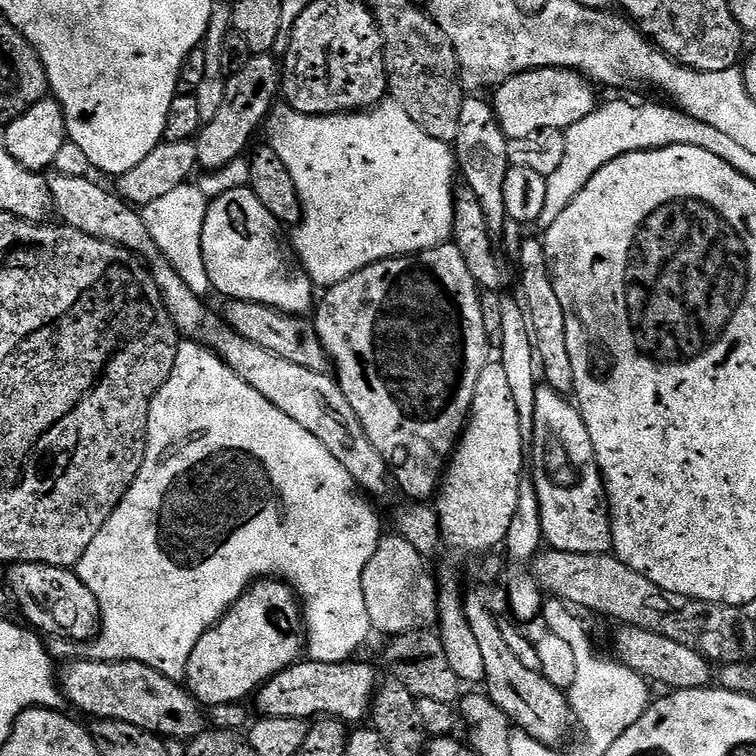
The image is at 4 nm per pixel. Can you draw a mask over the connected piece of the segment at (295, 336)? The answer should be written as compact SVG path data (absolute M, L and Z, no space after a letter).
M225 299L222 319L225 324L246 342L254 342L254 346L262 346L270 354L278 354L286 362L294 362L294 366L306 366L306 370L327 373L330 368L330 361L322 342L316 333L316 325L311 319L304 316L291 316L289 312L279 312L270 306L262 306L258 302L249 300Z

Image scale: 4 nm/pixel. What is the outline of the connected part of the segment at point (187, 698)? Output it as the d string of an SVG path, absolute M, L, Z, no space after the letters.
M69 659L65 663L69 664L59 669L58 683L63 699L67 703L69 700L78 711L85 712L85 717L130 722L130 726L183 742L205 731L205 709L183 683L166 678L166 674L142 662L76 659Z

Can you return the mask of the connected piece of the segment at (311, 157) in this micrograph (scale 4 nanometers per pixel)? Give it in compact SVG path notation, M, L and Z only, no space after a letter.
M385 98L376 105L375 108L370 108L367 110L361 110L358 112L338 112L335 116L307 116L302 114L298 110L289 108L287 103L280 102L277 103L266 117L266 123L264 126L265 130L268 130L268 146L272 148L286 165L286 170L290 173L290 178L294 178L294 187L298 189L298 198L300 199L300 205L302 206L302 219L298 225L298 231L304 236L316 236L316 256L320 260L344 260L345 273L357 272L362 270L366 266L370 266L374 262L379 260L393 260L396 256L412 256L416 252L421 252L427 248L433 248L439 244L446 244L452 240L452 227L454 226L454 200L452 198L452 193L454 191L454 183L452 184L452 179L457 179L458 176L458 165L453 152L453 149L442 143L438 138L430 138L430 134L426 134L426 130L422 130L422 126L418 126L418 122L414 122L414 118L410 118L410 114L406 114L406 110L402 110L402 106L398 106L398 102L391 98Z

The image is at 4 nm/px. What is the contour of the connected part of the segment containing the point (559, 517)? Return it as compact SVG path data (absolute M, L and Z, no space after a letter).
M547 386L537 387L536 401L534 402L534 430L530 441L530 479L538 494L538 506L542 518L543 543L554 552L569 552L570 554L602 554L612 552L612 517L608 515L608 506L604 495L604 480L600 476L600 467L596 461L594 448L590 442L590 432L586 430L586 422L582 418L579 407L571 399Z

